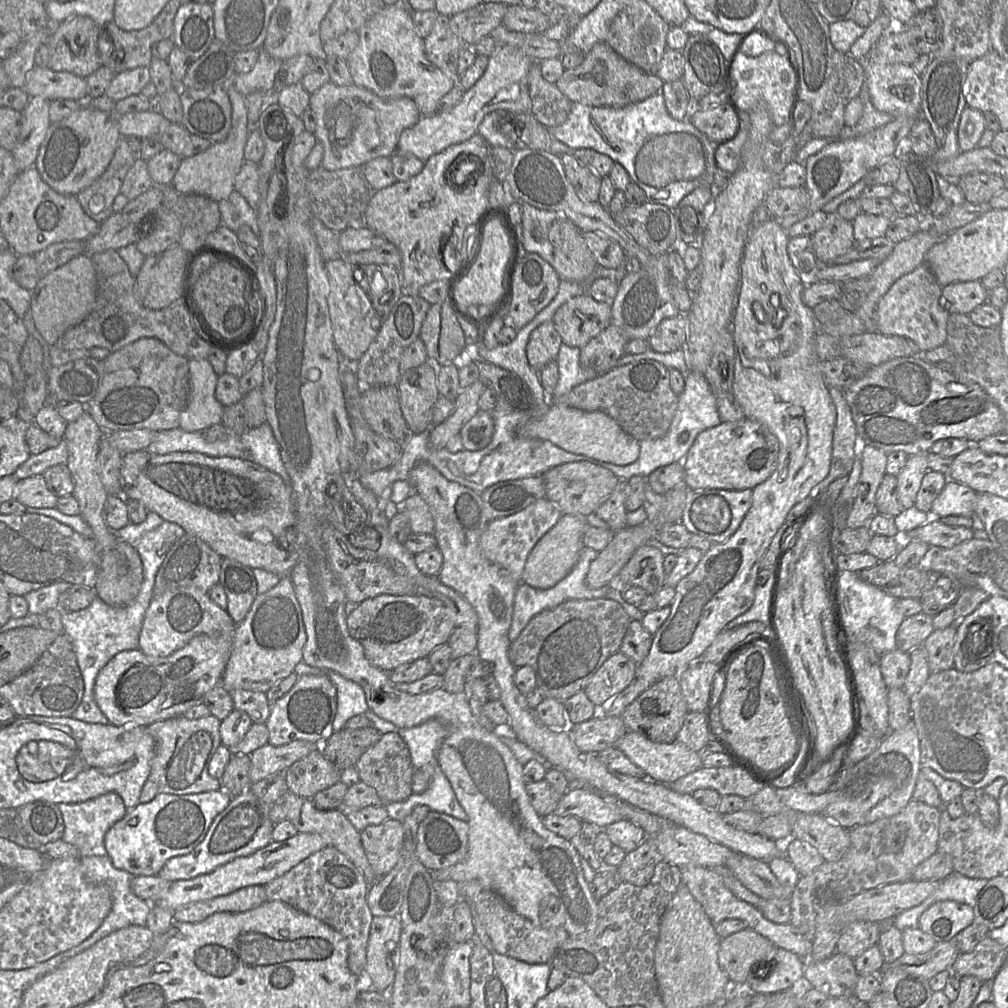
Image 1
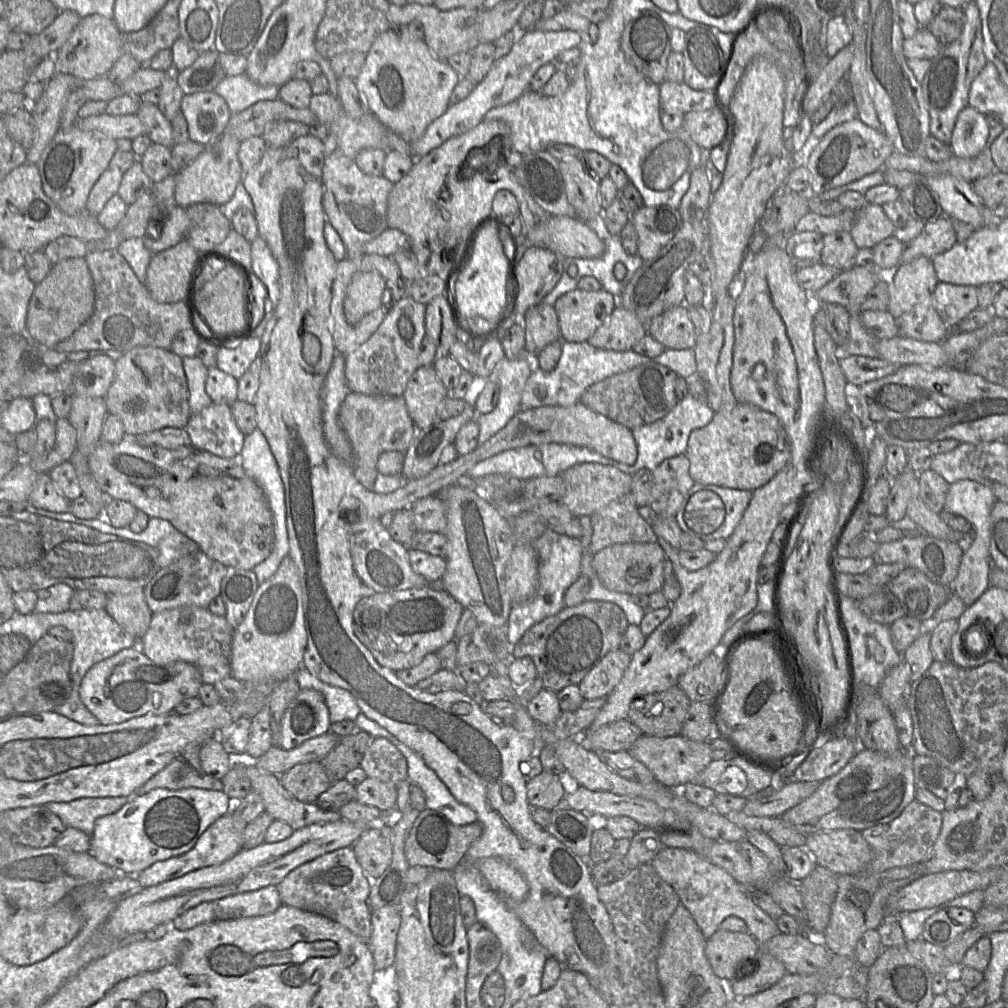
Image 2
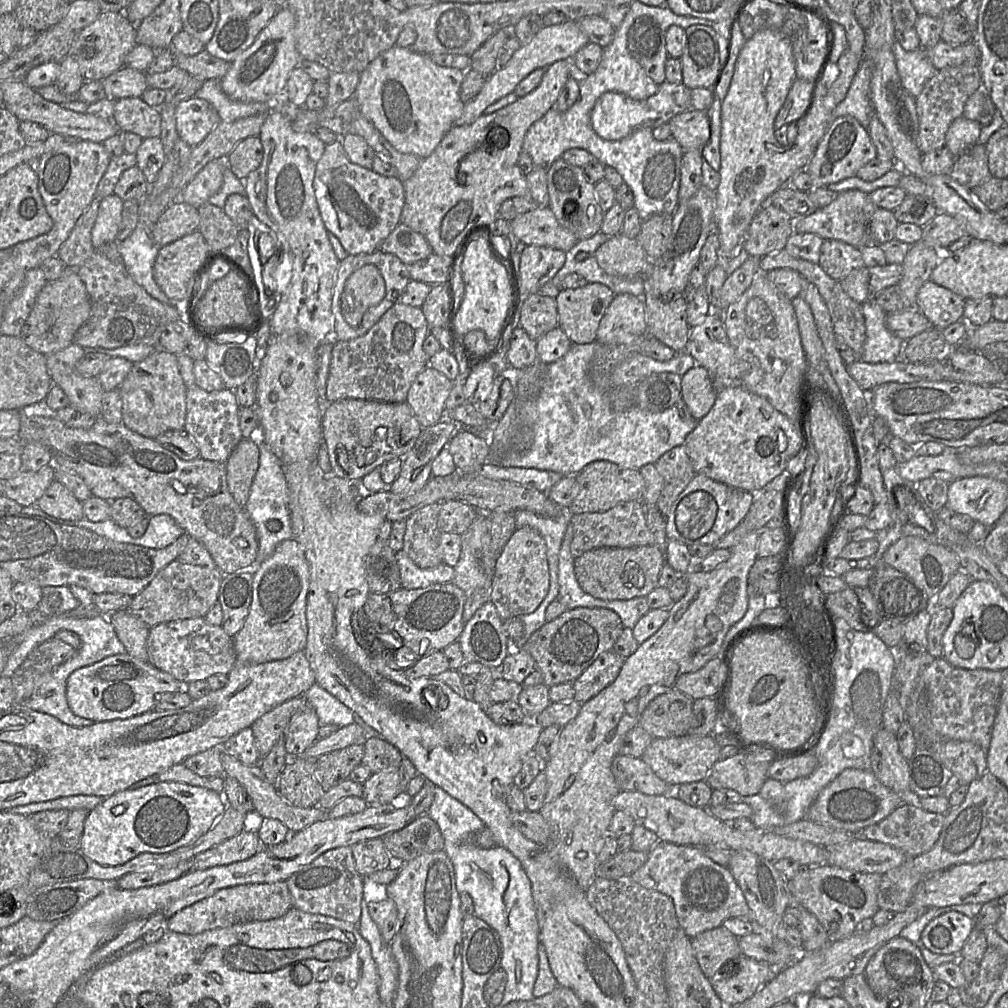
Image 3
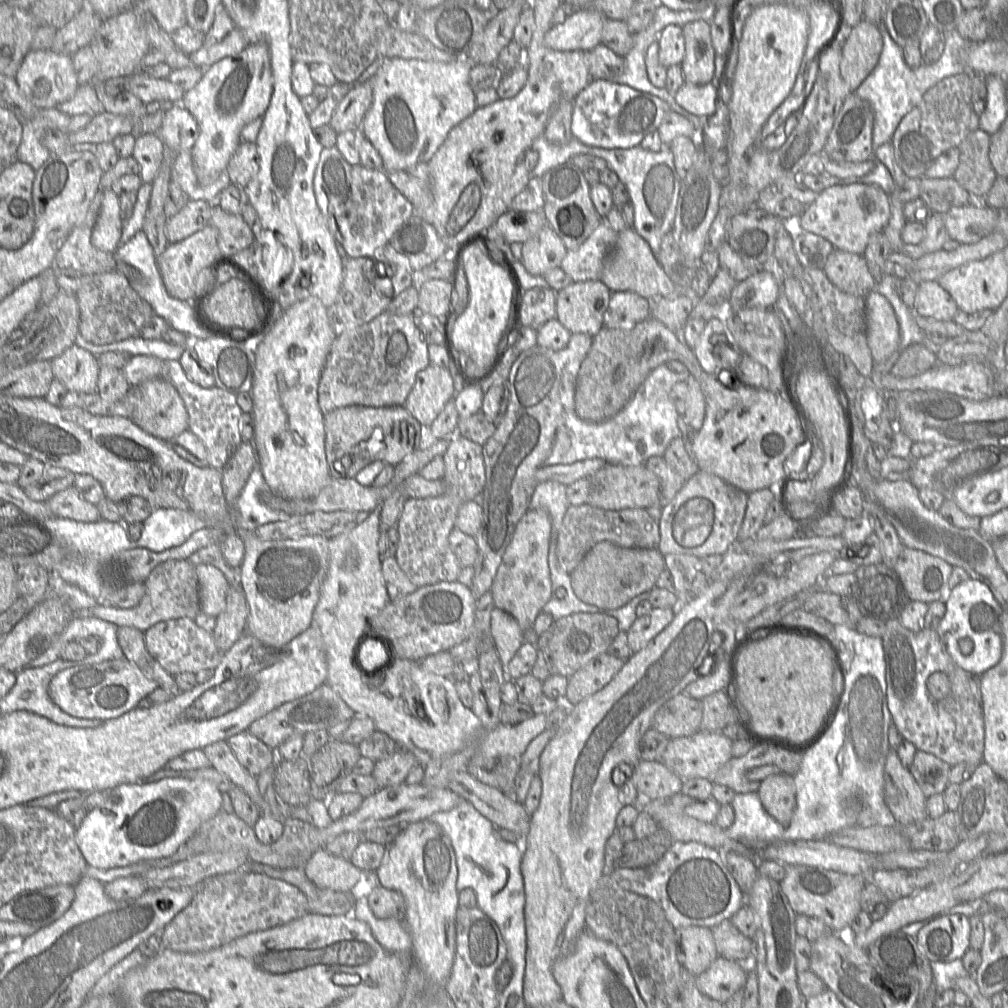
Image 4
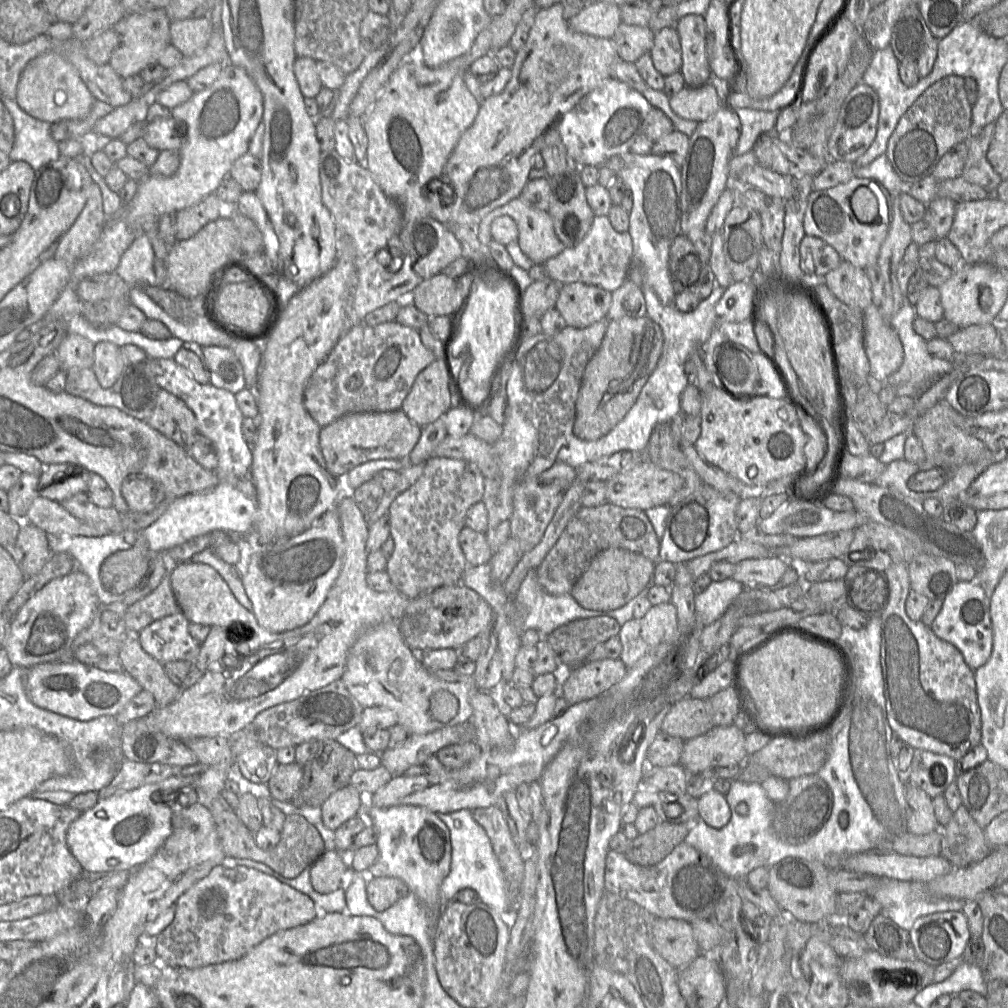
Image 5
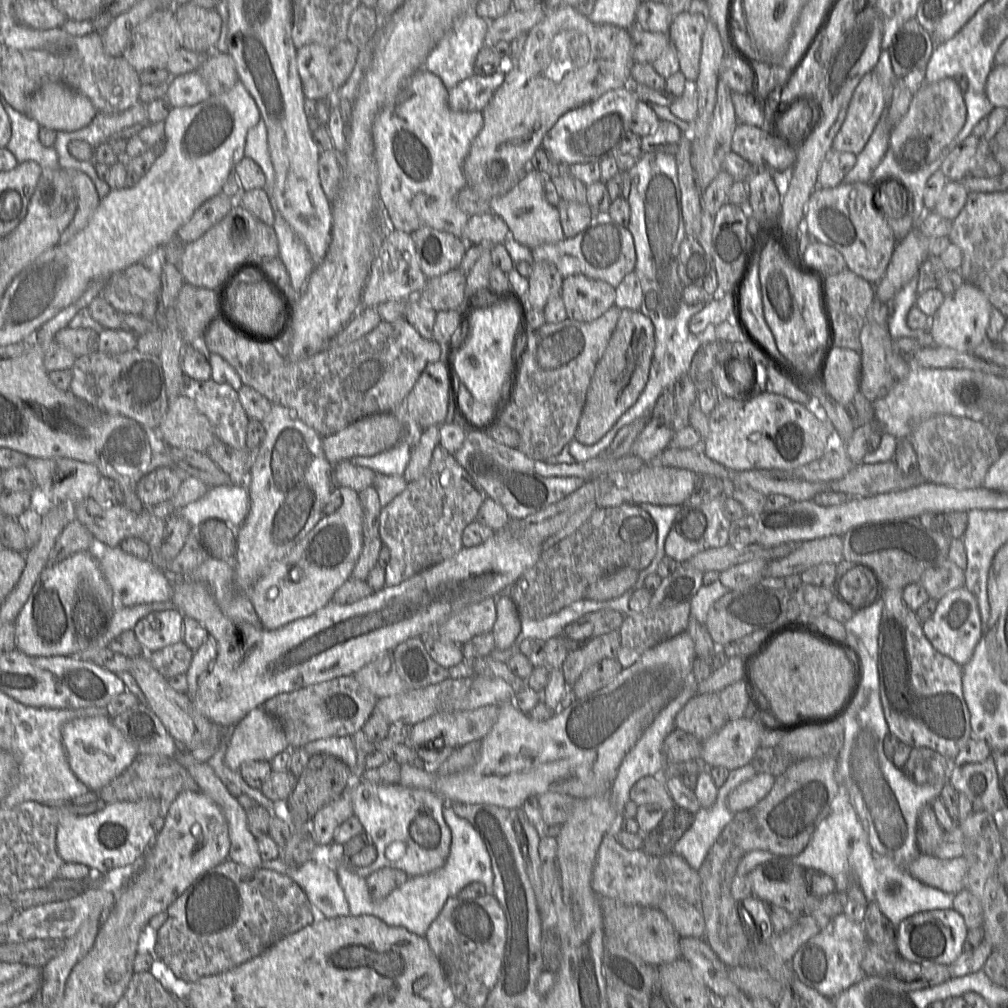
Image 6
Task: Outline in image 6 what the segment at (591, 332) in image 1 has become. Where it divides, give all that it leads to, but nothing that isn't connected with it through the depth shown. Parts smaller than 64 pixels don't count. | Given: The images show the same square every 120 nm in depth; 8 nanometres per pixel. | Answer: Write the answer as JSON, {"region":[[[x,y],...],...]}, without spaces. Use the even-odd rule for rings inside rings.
{"region":[[[575,274],[564,278],[560,296],[567,318],[590,322],[614,305],[615,288],[605,281]]]}

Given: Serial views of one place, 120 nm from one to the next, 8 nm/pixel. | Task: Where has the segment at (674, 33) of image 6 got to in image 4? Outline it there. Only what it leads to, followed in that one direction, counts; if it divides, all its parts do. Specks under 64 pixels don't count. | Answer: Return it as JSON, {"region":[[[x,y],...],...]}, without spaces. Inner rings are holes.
{"region":[[[704,20],[682,26],[685,53],[681,69],[685,83],[705,85],[712,82],[715,70],[715,50],[711,41],[710,25]]]}

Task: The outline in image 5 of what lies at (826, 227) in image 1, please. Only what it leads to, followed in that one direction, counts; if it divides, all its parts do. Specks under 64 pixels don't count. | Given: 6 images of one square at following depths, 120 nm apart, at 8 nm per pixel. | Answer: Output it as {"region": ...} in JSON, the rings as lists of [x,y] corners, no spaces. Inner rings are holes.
{"region":[[[842,260],[840,265],[824,276],[824,282],[830,291],[851,308],[864,311],[872,303],[871,283],[865,269]]]}

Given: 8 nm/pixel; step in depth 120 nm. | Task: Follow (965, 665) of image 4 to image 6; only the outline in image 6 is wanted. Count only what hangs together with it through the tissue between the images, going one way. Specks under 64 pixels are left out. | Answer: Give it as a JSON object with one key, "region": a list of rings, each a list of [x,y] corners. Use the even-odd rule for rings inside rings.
{"region":[[[965,587],[948,592],[938,600],[934,614],[922,624],[923,632],[941,654],[963,666],[970,661],[982,637],[982,623],[975,596]]]}

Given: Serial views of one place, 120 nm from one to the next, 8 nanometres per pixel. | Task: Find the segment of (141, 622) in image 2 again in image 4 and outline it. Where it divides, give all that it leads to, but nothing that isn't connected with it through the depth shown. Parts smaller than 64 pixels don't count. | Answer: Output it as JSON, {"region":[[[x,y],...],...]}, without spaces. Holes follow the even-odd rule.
{"region":[[[121,626],[117,629],[117,639],[128,661],[135,664],[147,677],[156,681],[159,687],[170,694],[179,692],[174,676],[148,652],[144,632],[133,627]]]}

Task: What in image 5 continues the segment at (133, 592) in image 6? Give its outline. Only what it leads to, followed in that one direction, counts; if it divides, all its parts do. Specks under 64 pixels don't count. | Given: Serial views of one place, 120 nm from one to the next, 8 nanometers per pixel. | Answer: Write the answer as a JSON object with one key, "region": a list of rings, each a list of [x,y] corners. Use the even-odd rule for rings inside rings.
{"region":[[[108,534],[103,536],[59,536],[49,535],[49,545],[52,553],[68,553],[76,561],[77,568],[89,578],[99,603],[118,603],[126,596],[107,591],[101,582],[100,567],[105,558],[111,554],[127,550],[132,545],[125,542],[123,534]]]}

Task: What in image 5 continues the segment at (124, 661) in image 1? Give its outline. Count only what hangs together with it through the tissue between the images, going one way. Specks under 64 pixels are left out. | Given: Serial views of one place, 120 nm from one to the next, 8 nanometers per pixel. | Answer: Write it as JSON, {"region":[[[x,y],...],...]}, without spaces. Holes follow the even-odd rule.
{"region":[[[75,659],[35,665],[28,669],[26,677],[26,693],[35,706],[78,720],[115,716],[142,690],[141,685],[126,672],[104,671]]]}

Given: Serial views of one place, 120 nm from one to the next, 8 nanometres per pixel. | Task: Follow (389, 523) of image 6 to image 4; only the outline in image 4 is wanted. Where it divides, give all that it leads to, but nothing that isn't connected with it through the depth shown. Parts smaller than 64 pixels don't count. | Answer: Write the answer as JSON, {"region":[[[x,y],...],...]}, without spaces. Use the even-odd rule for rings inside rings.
{"region":[[[461,435],[450,438],[448,448],[443,454],[445,472],[442,480],[446,491],[437,497],[407,499],[396,523],[399,533],[396,561],[418,588],[458,580],[462,567],[449,546],[448,536],[455,527],[460,506],[477,500],[485,485],[483,446]]]}

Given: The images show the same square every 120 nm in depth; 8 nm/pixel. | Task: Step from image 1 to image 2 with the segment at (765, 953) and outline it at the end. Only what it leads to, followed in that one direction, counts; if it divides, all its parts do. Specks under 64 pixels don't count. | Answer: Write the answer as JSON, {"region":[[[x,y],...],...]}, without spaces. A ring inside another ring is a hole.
{"region":[[[719,929],[706,940],[705,955],[717,977],[721,980],[740,981],[747,976],[745,967],[751,962],[757,968],[755,957],[762,946],[750,933]],[[745,963],[741,972],[739,967]]]}

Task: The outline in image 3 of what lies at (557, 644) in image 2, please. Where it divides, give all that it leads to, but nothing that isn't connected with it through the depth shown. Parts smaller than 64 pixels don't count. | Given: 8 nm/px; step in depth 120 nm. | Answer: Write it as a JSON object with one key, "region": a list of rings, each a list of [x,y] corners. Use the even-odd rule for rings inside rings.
{"region":[[[577,607],[562,613],[536,630],[521,646],[535,661],[535,669],[543,676],[543,684],[548,688],[557,684],[573,683],[603,652],[611,651],[624,629],[619,615],[607,608]]]}

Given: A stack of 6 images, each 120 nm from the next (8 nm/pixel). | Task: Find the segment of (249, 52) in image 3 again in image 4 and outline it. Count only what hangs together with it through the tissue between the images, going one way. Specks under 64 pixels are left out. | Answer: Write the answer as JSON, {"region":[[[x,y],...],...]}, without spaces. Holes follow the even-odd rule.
{"region":[[[265,43],[249,44],[234,56],[225,57],[204,70],[202,80],[192,90],[185,93],[180,105],[186,108],[197,121],[199,136],[191,150],[193,169],[201,186],[212,184],[226,170],[228,162],[241,143],[242,129],[258,117],[263,117],[268,109],[273,92],[273,75],[270,52]]]}

